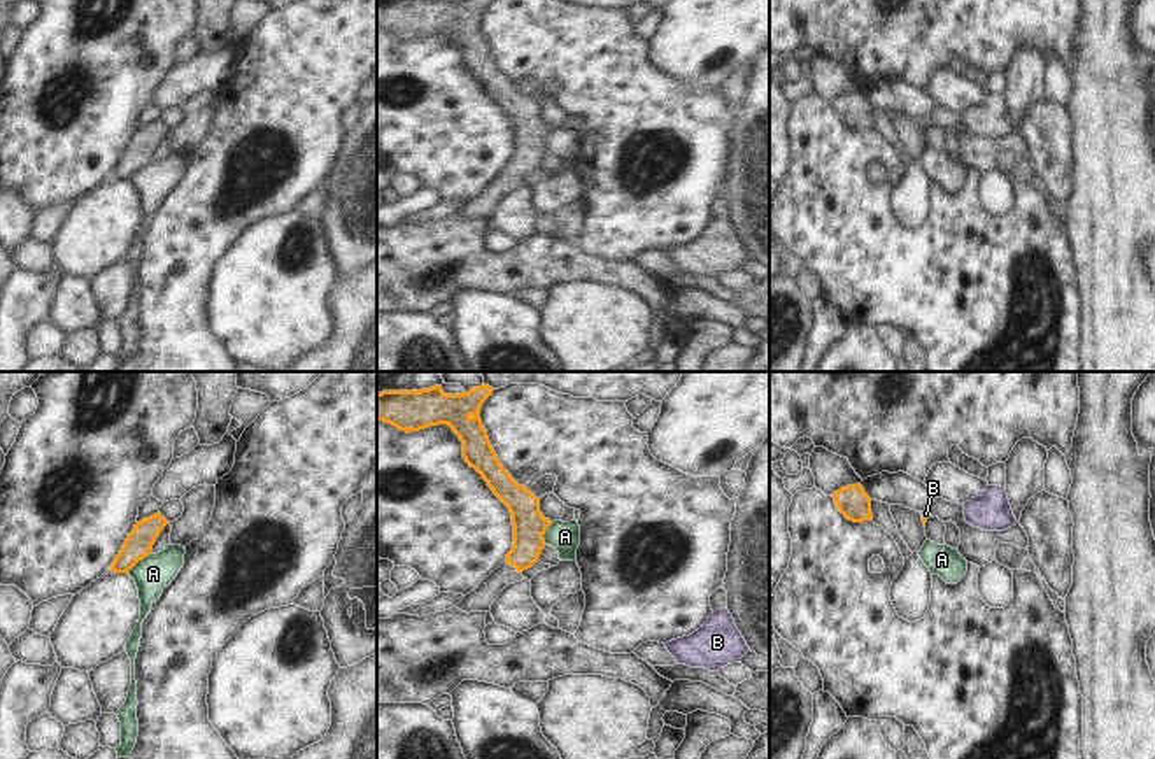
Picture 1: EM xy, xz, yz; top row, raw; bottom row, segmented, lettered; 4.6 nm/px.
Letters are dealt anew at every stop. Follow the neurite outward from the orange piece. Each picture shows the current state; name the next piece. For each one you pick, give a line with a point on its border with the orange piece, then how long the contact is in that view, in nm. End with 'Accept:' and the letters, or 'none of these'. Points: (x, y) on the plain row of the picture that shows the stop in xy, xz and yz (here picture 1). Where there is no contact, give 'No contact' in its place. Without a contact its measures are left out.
B: Touches orange at yz (922, 125). Shared border 30 nm
Accept: B.

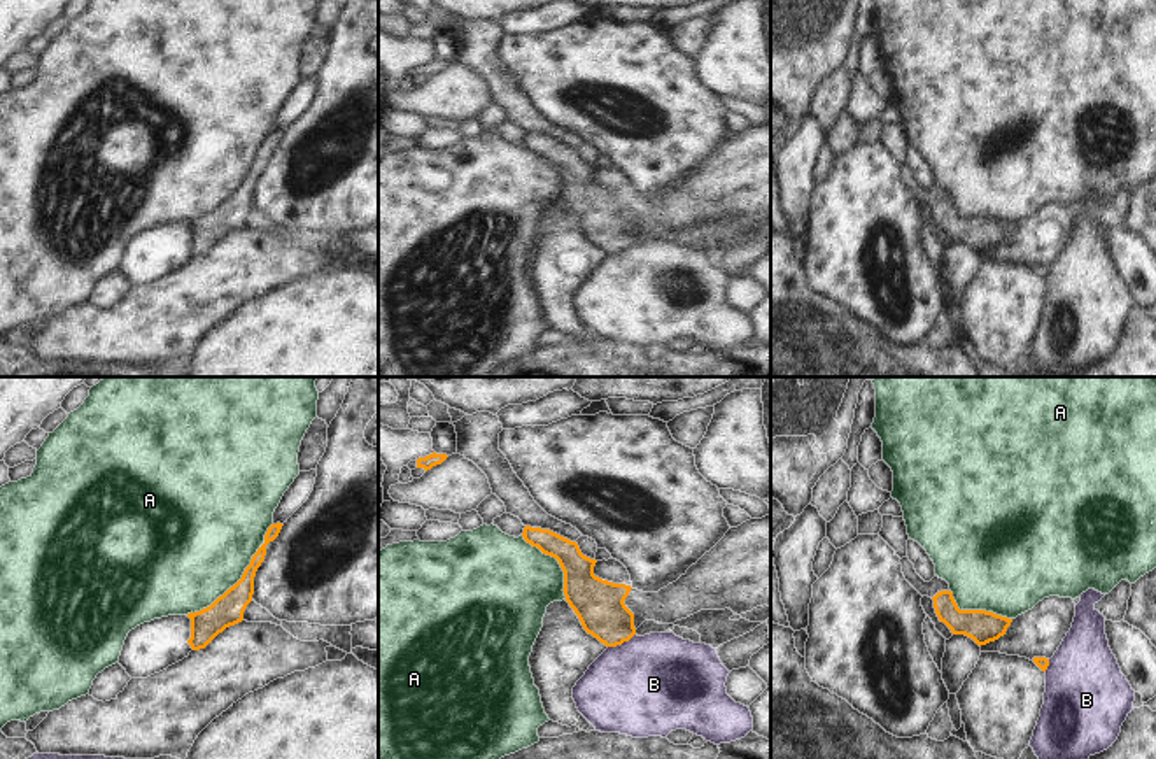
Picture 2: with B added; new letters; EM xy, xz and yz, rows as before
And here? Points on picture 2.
Accept: none of these.

